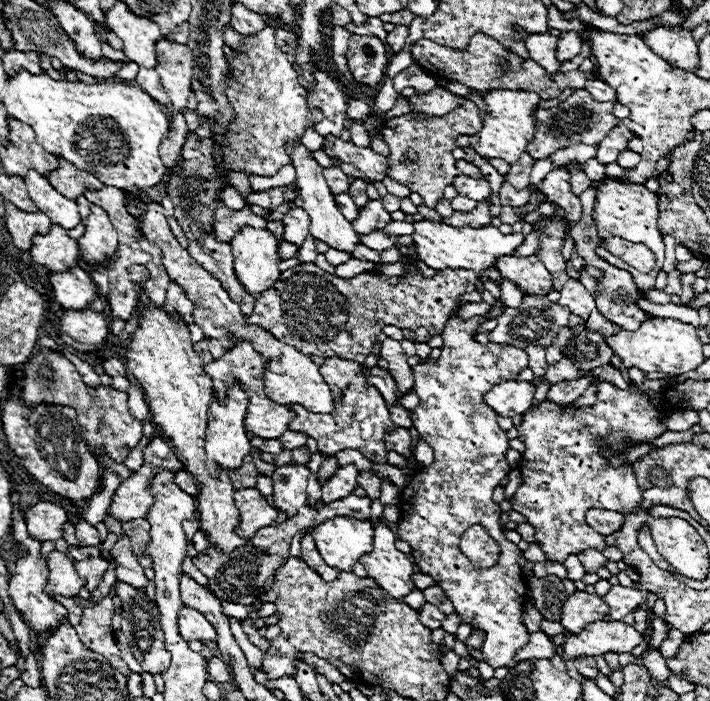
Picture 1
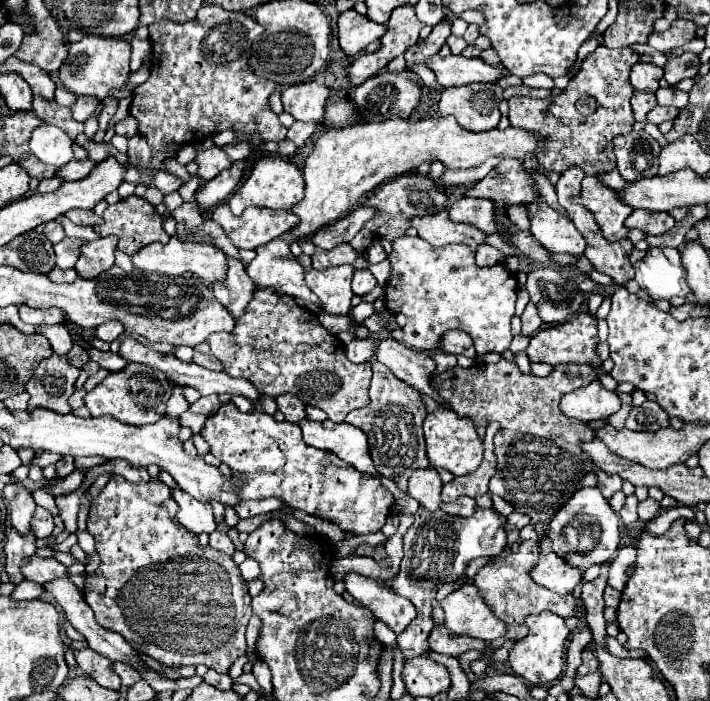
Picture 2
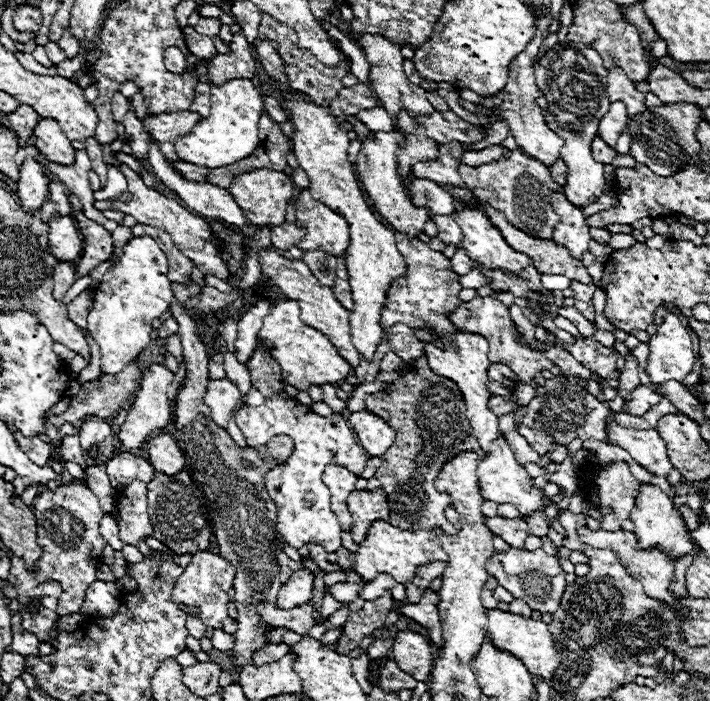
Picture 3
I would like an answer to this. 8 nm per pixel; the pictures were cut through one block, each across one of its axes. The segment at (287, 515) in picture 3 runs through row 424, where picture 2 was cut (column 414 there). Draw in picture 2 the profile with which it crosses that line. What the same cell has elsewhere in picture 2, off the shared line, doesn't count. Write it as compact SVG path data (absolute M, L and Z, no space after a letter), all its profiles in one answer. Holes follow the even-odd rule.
M402 236L392 242L392 254L388 256L392 272L386 284L386 310L392 314L404 314L408 318L406 326L402 328L404 338L402 342L408 348L414 350L438 350L440 340L444 332L448 330L462 330L472 336L474 346L478 356L484 356L488 352L498 352L502 354L504 350L510 348L512 332L510 332L510 320L514 316L514 302L516 302L516 292L518 292L518 280L516 276L504 268L504 264L494 264L494 266L476 266L474 254L468 246L463 244L448 244L448 246L432 246L426 244L420 236L410 238Z

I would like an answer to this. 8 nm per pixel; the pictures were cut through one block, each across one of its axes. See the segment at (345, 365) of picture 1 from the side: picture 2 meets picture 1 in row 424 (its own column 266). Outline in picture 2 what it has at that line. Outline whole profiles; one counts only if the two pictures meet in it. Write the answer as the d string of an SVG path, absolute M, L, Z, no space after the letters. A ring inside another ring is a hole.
M256 290L254 300L248 304L248 310L242 314L240 322L236 322L234 334L226 334L226 332L212 334L208 338L208 344L210 344L210 352L224 364L226 374L254 382L254 386L262 394L272 398L278 398L280 394L294 394L306 406L316 406L324 410L328 418L336 424L342 424L352 410L362 408L366 406L366 402L370 402L368 398L368 388L372 378L370 362L364 364L350 362L344 354L344 344L326 328L322 328L318 316L298 306L294 298L286 294L274 294L274 290Z

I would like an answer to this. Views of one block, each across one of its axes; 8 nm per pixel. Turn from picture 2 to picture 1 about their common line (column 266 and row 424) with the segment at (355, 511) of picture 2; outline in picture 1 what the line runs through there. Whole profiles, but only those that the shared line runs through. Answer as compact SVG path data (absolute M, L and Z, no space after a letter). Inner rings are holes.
M496 300L484 316L472 316L470 320L450 318L442 332L444 348L440 358L412 366L414 392L420 404L410 418L420 436L432 446L434 462L416 472L412 482L402 490L402 518L398 522L398 538L412 546L412 558L418 570L434 576L436 584L444 588L456 612L462 616L462 622L486 632L480 650L484 660L494 668L514 668L514 652L528 642L528 632L522 622L526 584L522 582L522 568L518 564L522 552L506 540L504 528L498 524L502 514L500 506L492 500L494 488L510 472L504 456L508 438L496 422L498 414L484 402L486 392L504 380L516 378L528 366L528 356L516 346L484 346L474 340L478 326L490 318L498 318L504 310L502 300ZM474 524L486 528L500 546L496 570L474 566L458 550L462 534Z

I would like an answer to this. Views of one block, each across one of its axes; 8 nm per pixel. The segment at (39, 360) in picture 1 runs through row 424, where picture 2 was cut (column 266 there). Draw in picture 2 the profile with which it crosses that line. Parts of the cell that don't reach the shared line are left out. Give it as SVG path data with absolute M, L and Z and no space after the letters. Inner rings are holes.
M204 4L198 10L196 18L190 22L178 24L178 22L162 20L162 22L150 24L148 30L150 30L150 42L152 42L150 78L134 90L130 114L138 122L138 134L142 138L146 138L146 142L152 150L150 162L140 164L140 166L146 170L160 170L154 176L154 186L162 194L176 192L182 186L180 178L162 170L162 166L164 166L162 162L168 158L174 158L176 152L180 150L178 146L196 144L222 130L234 130L234 134L238 138L244 136L244 140L248 140L252 134L258 134L262 138L262 142L282 142L286 138L288 130L278 122L278 116L268 106L268 96L276 90L276 84L256 76L248 68L252 42L264 30L256 20L252 20L244 12L228 12L220 6Z

